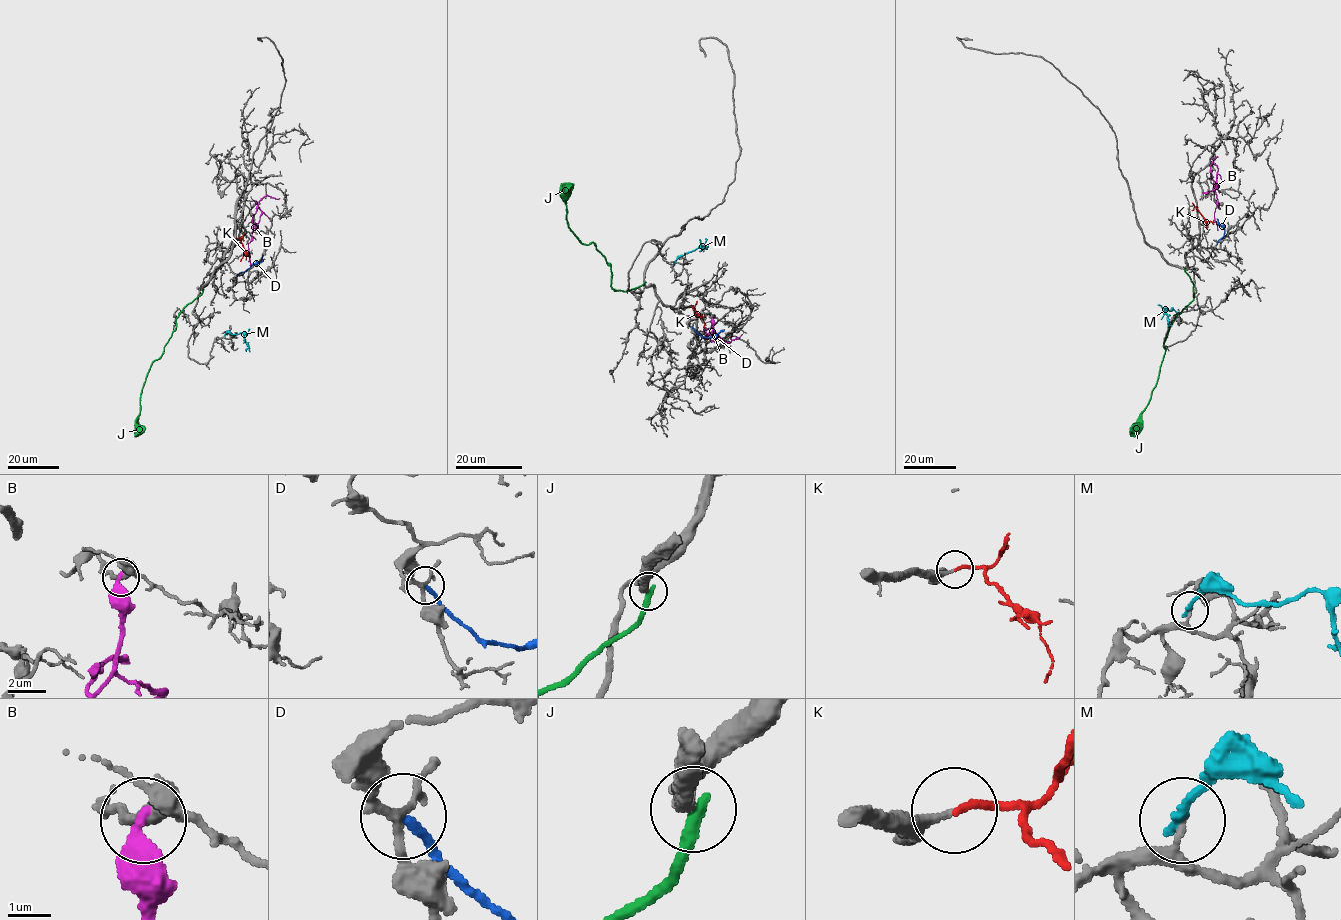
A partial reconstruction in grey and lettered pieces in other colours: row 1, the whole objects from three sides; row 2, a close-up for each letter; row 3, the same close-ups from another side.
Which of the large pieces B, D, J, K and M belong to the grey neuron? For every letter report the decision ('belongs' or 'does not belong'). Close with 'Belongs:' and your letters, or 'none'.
B: does not belong
D: does not belong
J: does not belong
K: belongs
M: does not belong
Belongs: K

